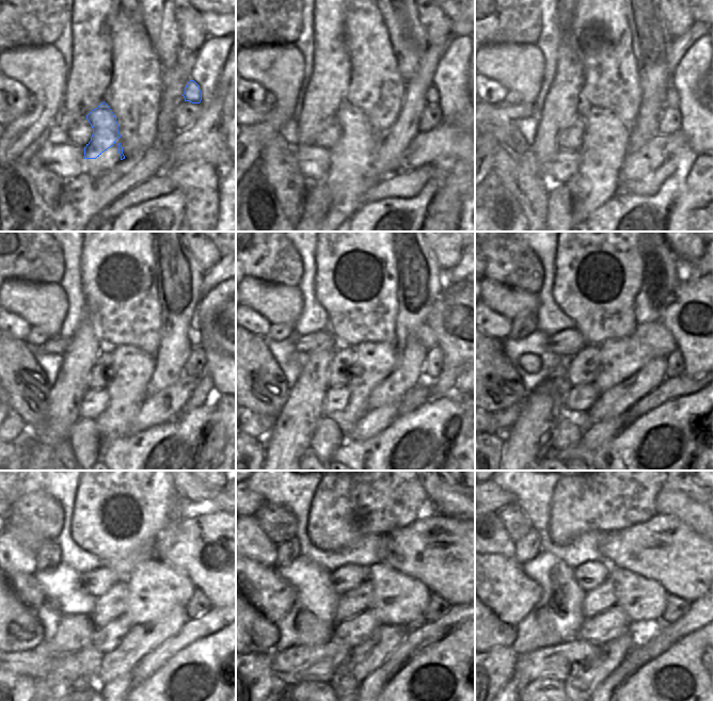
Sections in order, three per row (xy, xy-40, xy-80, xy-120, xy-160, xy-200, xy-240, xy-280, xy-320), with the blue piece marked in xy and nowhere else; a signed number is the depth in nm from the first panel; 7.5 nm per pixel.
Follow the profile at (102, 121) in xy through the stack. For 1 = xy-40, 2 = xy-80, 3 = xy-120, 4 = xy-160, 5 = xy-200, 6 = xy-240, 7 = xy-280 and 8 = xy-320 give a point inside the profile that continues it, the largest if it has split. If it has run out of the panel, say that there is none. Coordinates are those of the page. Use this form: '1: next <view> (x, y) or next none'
1: next xy-40 (354, 125)
2: next xy-80 (613, 134)
3: next xy-120 (133, 367)
4: next xy-160 (376, 361)
5: next xy-200 (620, 357)
6: next xy-240 (155, 589)
7: next xy-280 (397, 599)
8: next xy-320 (643, 600)

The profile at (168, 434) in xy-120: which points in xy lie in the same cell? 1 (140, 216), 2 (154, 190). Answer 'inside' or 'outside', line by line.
1: inside
2: outside

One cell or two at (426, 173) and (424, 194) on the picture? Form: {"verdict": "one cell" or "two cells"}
{"verdict": "two cells"}

